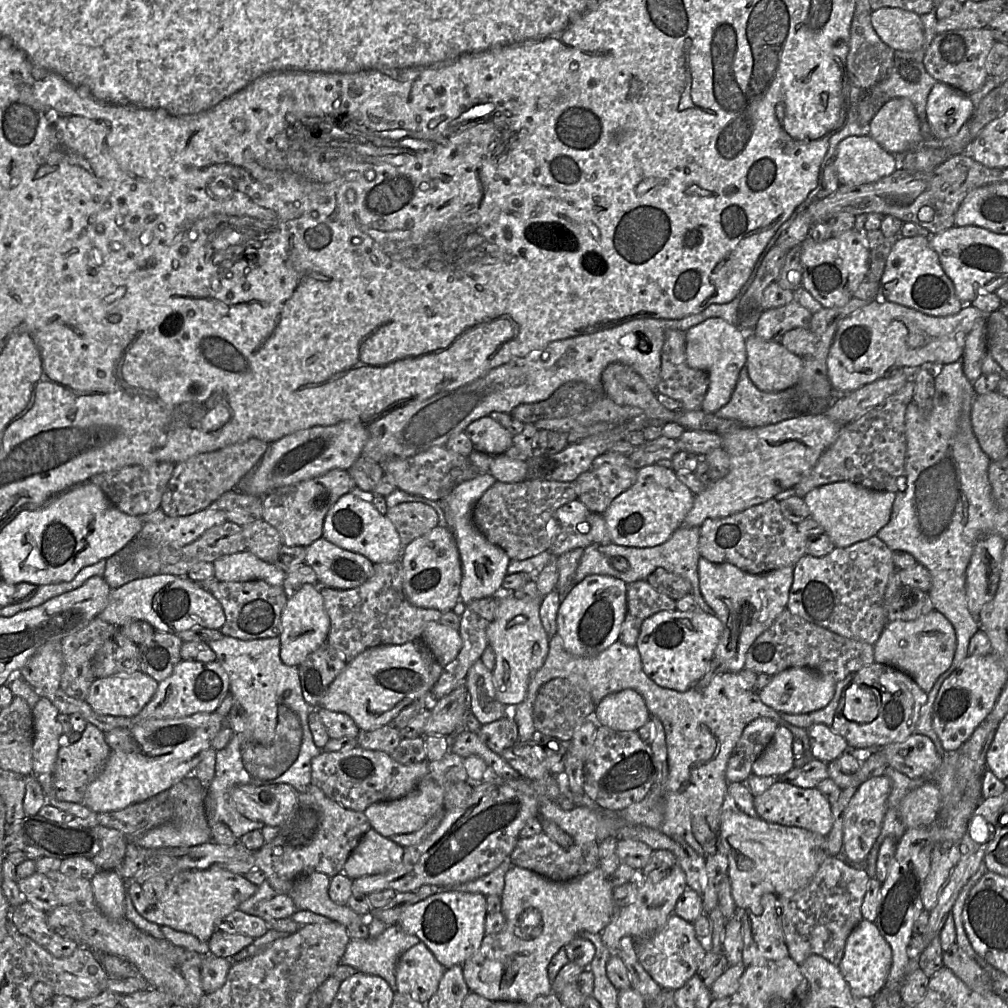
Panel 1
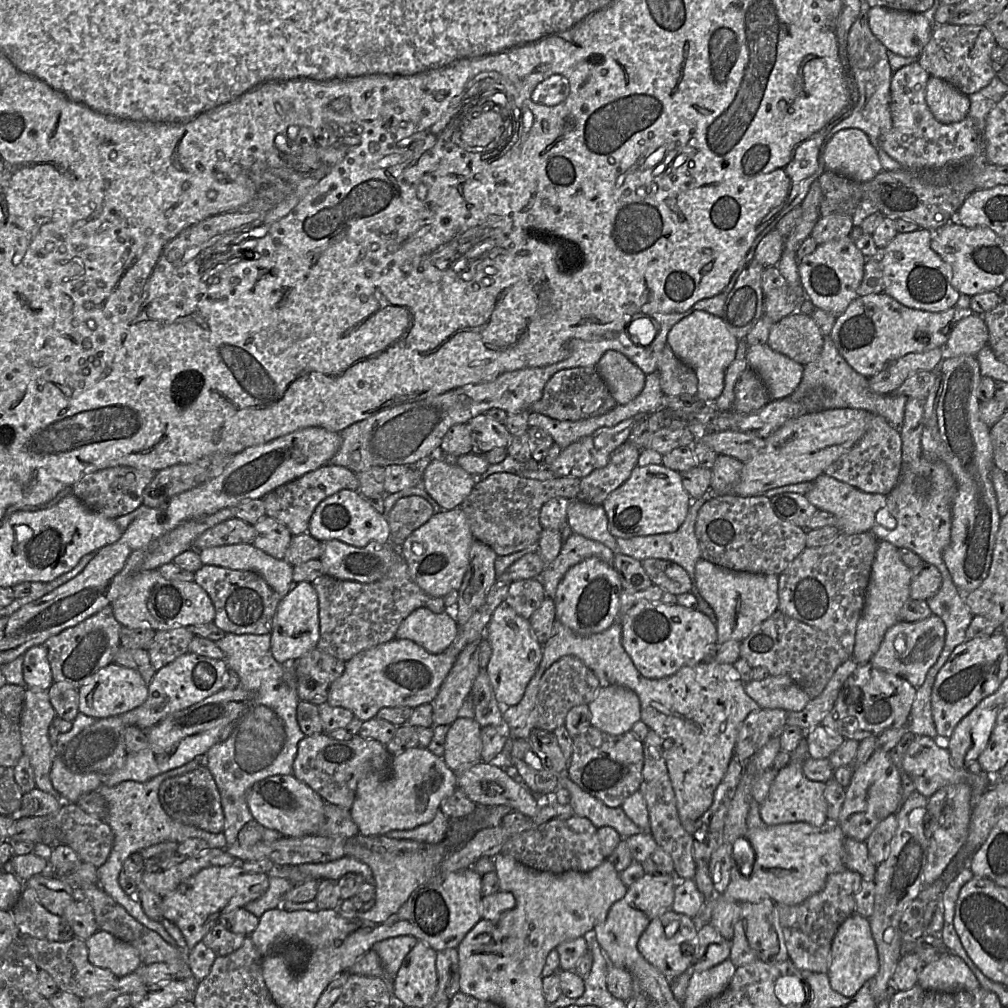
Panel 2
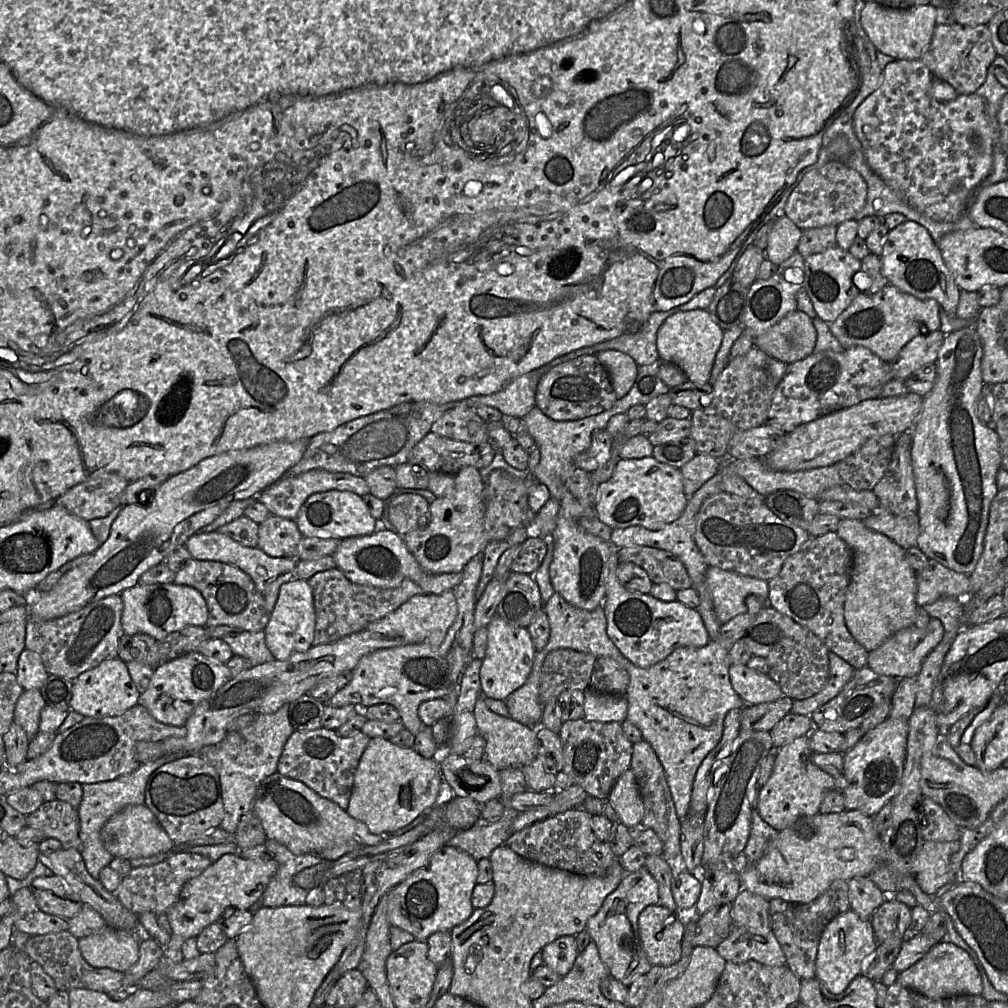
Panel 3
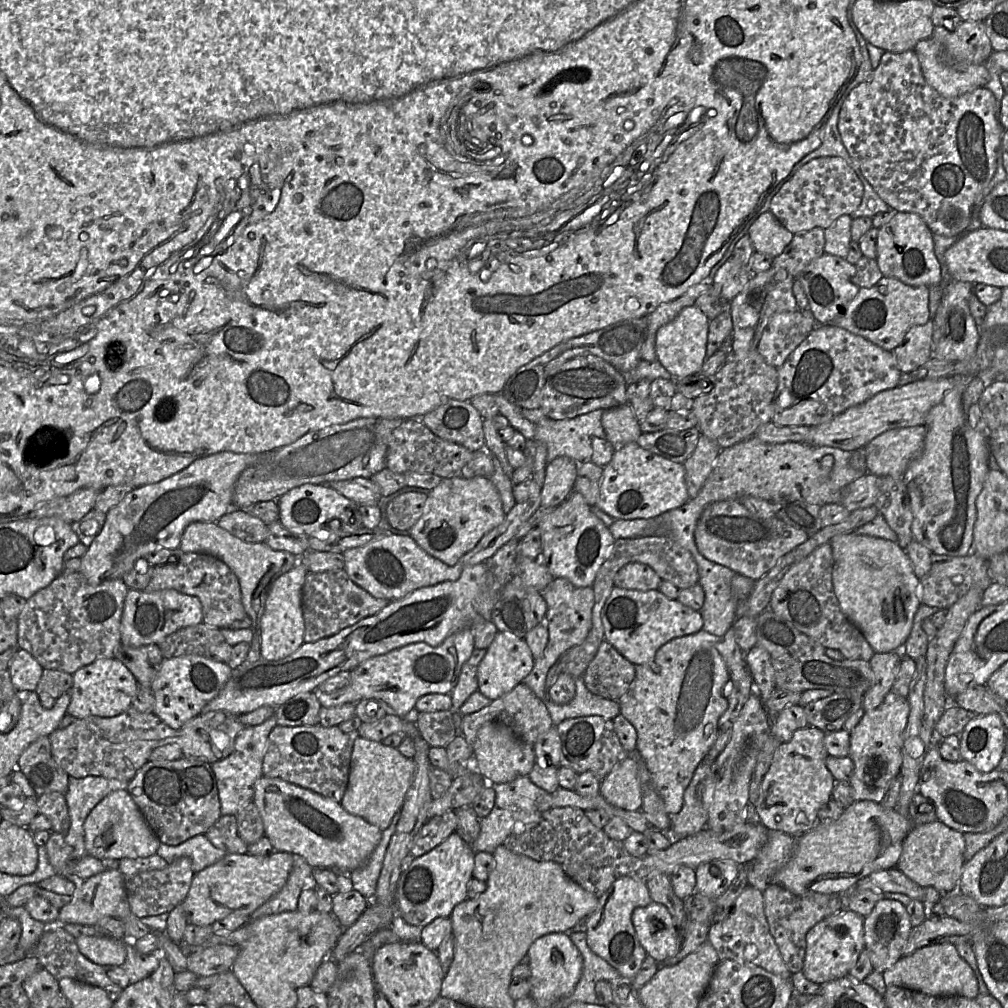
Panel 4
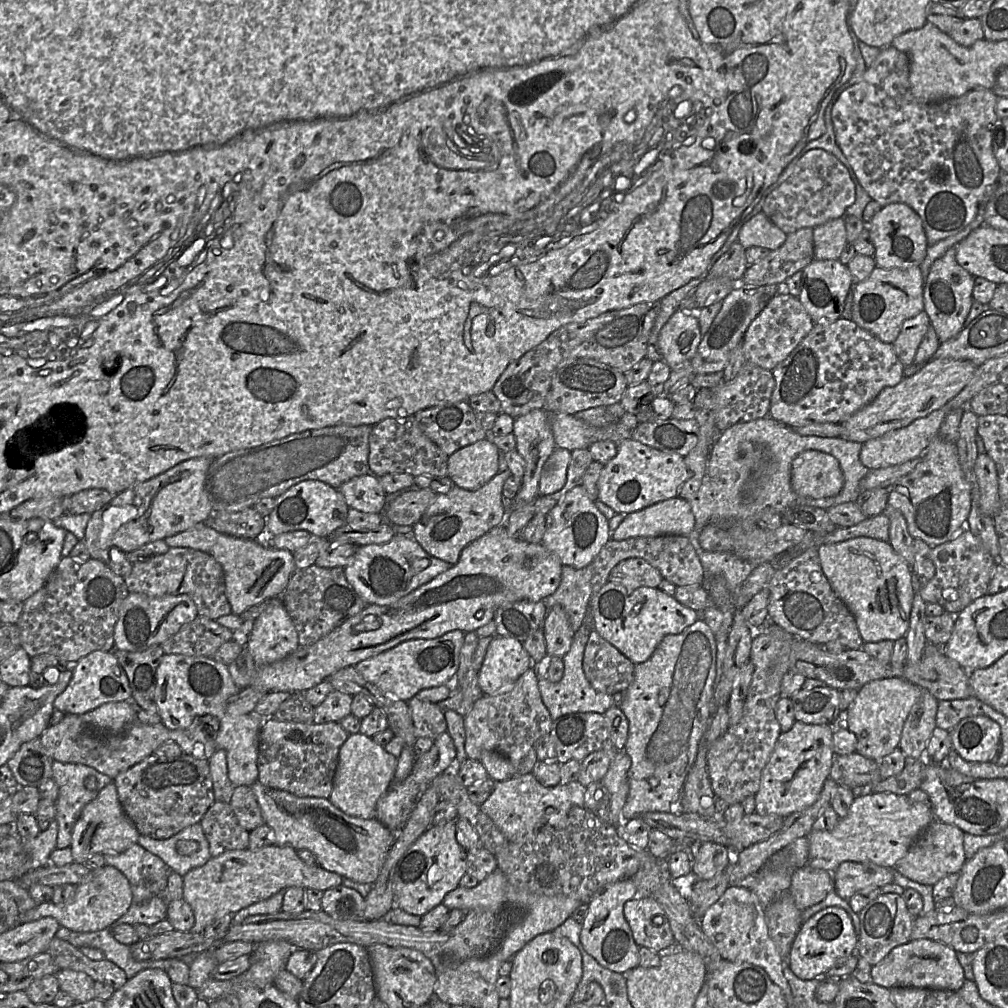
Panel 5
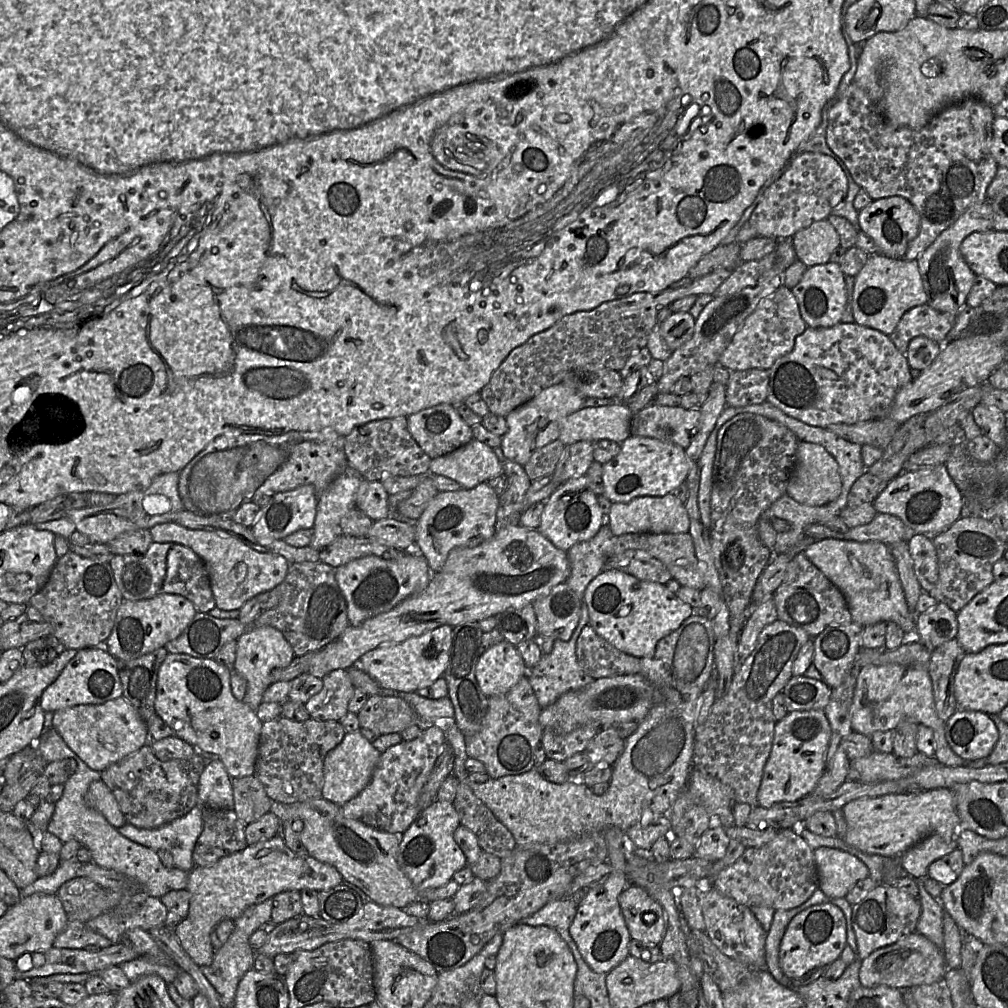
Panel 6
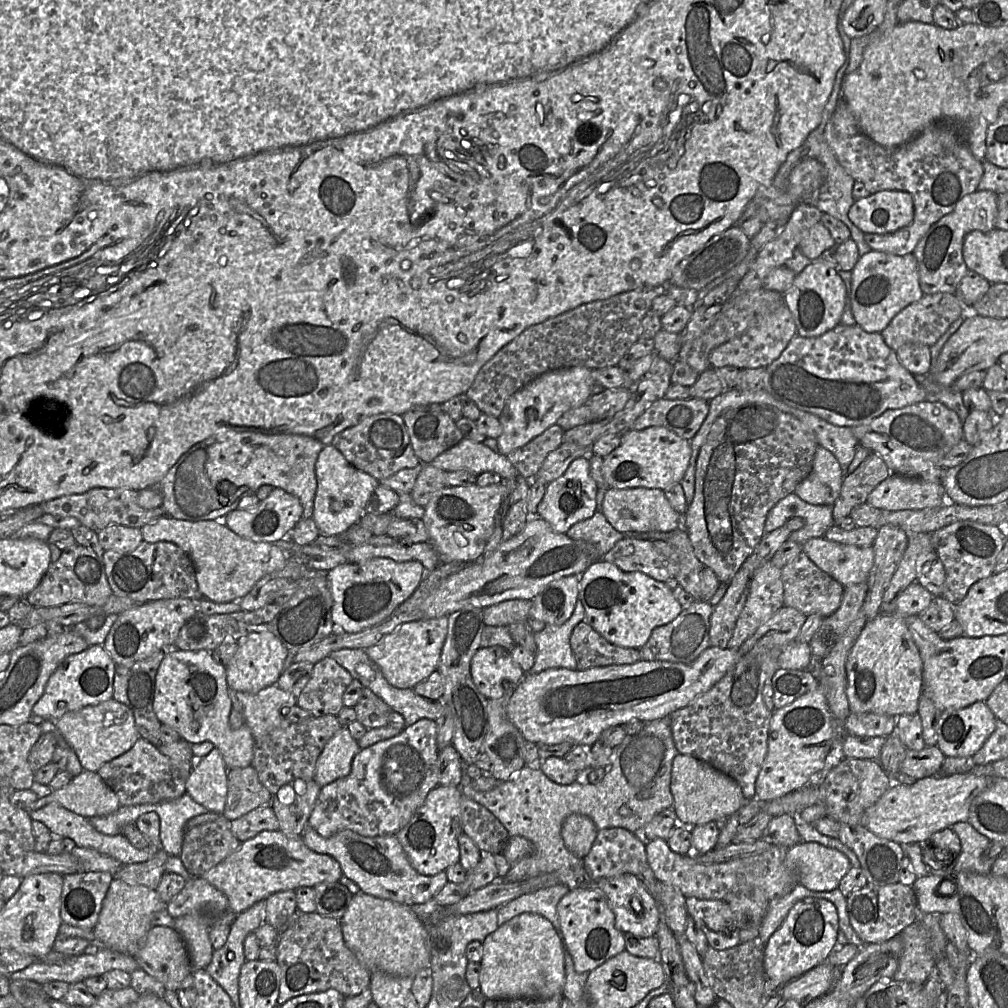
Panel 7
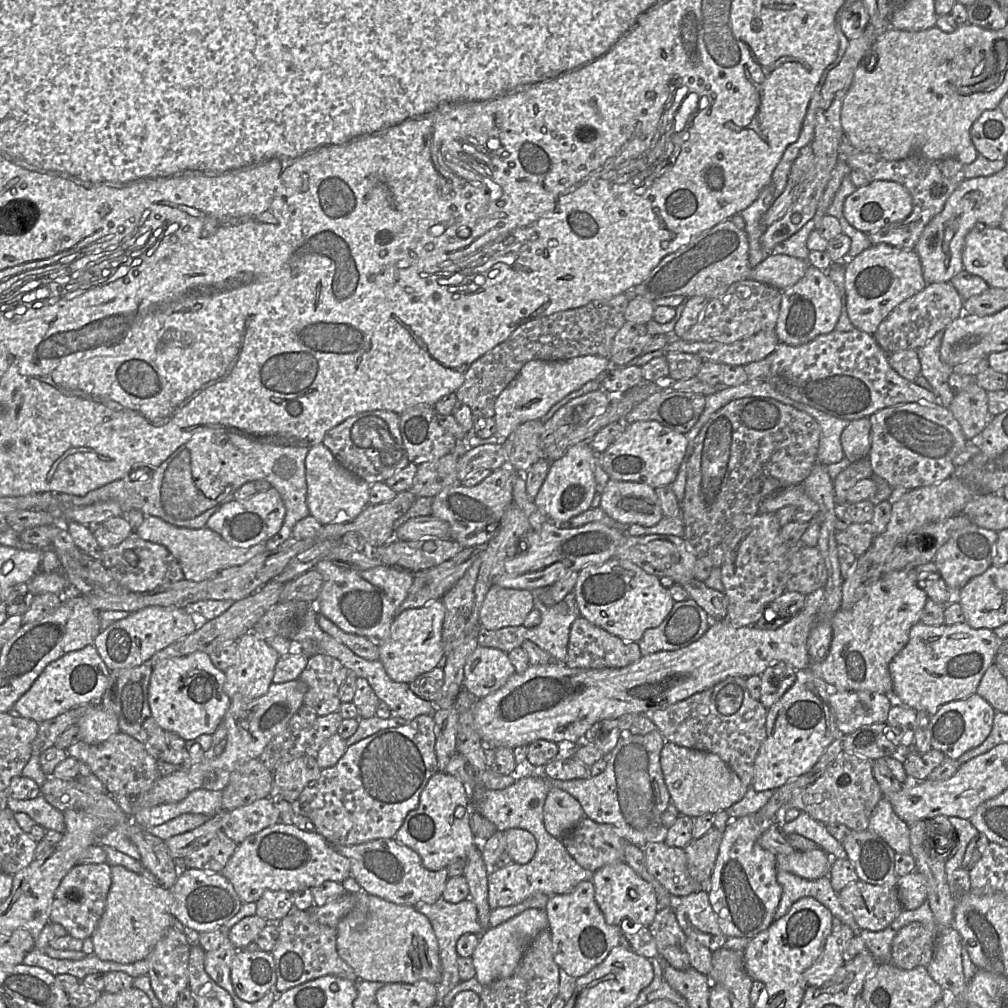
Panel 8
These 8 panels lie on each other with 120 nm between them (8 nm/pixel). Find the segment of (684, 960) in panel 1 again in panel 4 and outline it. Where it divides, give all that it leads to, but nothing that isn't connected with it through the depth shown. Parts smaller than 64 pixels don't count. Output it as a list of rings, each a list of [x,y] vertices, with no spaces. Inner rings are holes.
[[[652,901],[646,906],[636,907],[631,921],[647,955],[658,963],[676,955],[680,946],[680,930],[665,905]]]

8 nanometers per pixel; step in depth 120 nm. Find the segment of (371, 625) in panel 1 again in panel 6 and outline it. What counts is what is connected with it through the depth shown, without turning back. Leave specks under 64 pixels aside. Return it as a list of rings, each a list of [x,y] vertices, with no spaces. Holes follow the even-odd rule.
[[[320,561],[290,563],[280,589],[282,598],[279,604],[262,611],[253,626],[278,629],[291,644],[295,656],[320,650],[338,638],[350,625],[346,599],[336,581],[336,568]]]

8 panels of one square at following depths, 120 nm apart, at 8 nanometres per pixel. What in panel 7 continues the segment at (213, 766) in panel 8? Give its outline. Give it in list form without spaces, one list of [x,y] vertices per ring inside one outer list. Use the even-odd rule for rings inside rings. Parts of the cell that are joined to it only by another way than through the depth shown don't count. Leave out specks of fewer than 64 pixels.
[[[271,685],[257,693],[247,693],[229,688],[233,709],[242,713],[254,740],[260,739],[286,722],[289,708],[297,704],[297,698]]]

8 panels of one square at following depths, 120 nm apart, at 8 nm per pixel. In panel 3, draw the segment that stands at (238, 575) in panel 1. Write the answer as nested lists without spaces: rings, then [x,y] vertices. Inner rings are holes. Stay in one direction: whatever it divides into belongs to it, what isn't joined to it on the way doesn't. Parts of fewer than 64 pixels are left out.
[[[218,531],[197,532],[189,537],[185,544],[193,558],[212,560],[238,567],[247,573],[265,599],[266,609],[271,613],[277,602],[282,584],[296,577],[296,559],[289,557],[271,557],[258,547],[247,547]]]

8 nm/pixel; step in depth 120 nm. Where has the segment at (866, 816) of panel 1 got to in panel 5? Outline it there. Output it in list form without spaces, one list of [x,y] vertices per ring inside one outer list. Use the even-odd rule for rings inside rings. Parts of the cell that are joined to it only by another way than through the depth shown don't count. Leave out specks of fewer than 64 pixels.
[[[897,676],[872,680],[857,690],[844,717],[845,726],[857,736],[856,752],[879,764],[883,757],[898,748],[904,722],[921,693],[919,686]]]

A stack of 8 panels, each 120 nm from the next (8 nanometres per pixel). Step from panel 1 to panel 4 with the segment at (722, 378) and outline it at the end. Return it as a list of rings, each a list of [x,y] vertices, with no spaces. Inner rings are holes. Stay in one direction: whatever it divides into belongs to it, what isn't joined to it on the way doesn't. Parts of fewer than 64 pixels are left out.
[[[697,306],[683,308],[670,322],[660,327],[656,335],[657,360],[675,378],[698,374],[706,360],[710,319]]]

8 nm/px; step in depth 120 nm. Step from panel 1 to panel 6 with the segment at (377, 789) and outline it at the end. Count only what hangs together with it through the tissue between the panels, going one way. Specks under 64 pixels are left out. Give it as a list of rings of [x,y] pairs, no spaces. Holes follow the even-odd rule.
[[[283,717],[263,723],[255,776],[274,803],[297,803],[321,798],[324,784],[323,765],[329,751],[341,743],[346,732],[339,721],[309,718],[292,721]]]

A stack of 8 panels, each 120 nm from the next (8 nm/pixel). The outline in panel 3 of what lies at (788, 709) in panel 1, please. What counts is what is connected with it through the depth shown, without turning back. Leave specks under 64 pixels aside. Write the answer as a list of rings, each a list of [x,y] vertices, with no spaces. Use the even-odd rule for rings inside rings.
[[[731,664],[729,676],[733,689],[747,705],[773,702],[786,696],[769,675],[744,664]]]

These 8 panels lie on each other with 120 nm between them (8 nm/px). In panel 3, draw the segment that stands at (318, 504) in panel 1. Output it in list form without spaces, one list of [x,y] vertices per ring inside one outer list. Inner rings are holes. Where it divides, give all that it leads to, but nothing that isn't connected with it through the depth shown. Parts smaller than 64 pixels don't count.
[[[314,469],[296,476],[283,476],[280,480],[263,490],[257,496],[257,499],[268,508],[272,515],[295,520],[300,508],[310,495],[329,490],[350,491],[359,496],[370,493],[370,488],[364,477],[358,477],[349,473]]]

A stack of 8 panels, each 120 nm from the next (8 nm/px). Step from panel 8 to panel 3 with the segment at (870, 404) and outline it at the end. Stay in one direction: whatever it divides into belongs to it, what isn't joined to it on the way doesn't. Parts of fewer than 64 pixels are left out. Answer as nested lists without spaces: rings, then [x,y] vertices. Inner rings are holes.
[[[853,346],[840,352],[813,352],[788,364],[785,376],[774,393],[765,423],[788,433],[824,415],[880,397],[882,388],[892,379],[890,363],[866,347]]]

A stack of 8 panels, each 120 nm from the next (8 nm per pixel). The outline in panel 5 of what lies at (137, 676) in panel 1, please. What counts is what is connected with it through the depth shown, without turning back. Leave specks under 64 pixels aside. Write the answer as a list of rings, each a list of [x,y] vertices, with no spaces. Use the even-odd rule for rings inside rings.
[[[94,651],[81,658],[74,666],[66,689],[54,701],[54,709],[64,714],[81,715],[97,707],[121,701],[131,701],[128,678],[116,656],[111,651]]]

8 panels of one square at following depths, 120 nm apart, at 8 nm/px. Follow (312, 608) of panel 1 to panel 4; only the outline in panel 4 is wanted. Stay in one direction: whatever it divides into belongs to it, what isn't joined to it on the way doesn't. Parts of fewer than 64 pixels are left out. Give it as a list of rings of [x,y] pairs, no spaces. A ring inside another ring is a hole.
[[[298,559],[297,564],[281,575],[274,583],[260,619],[261,658],[280,660],[294,653],[304,643],[305,623],[302,612],[302,588],[308,570]]]

